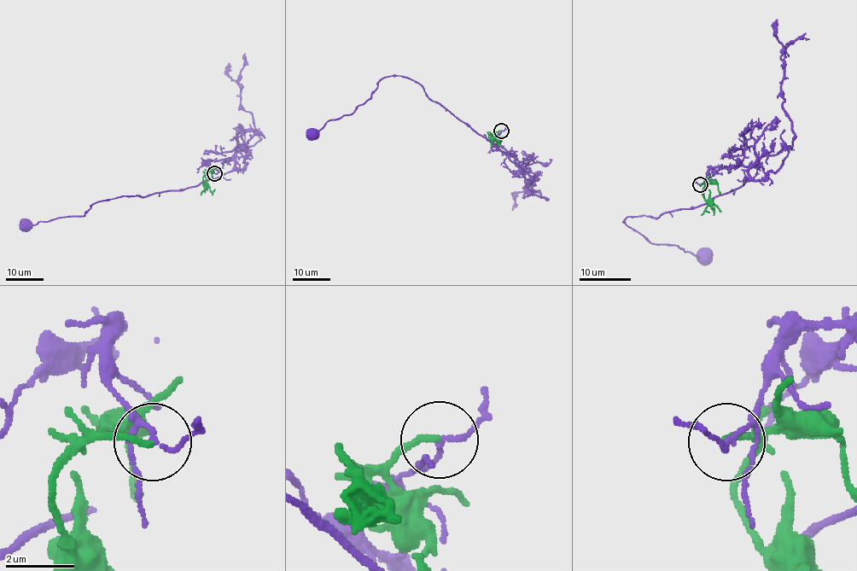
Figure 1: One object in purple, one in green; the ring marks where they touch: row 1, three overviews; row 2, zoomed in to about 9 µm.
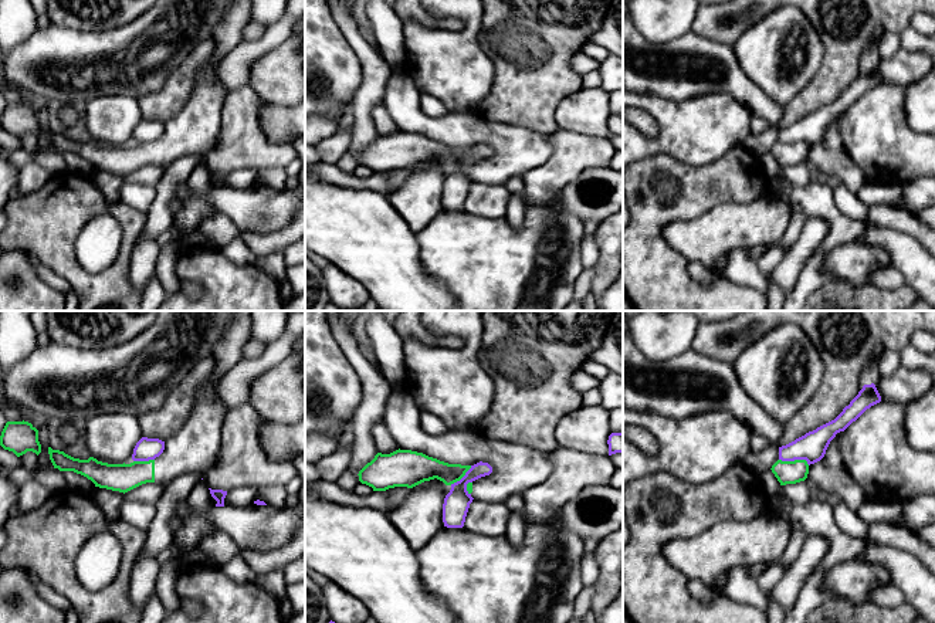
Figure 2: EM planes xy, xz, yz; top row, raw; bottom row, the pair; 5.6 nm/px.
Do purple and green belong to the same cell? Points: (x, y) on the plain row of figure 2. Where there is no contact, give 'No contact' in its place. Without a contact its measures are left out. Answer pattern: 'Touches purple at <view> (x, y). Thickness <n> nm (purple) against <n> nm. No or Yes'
Touches purple at yz (795, 141). Thickness 160 nm (purple) against 130 nm. No

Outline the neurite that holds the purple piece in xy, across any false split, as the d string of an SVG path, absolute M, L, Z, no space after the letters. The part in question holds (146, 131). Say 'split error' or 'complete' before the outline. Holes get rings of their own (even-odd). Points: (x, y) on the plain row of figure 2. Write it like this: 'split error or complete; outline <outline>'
complete; outline M142 119L133 131L132 142L133 143L155 142L163 135L163 132L165 132L165 123L159 121Z

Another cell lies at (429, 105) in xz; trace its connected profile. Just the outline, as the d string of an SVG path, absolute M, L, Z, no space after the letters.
M421 94L420 97L420 109L424 115L430 118L438 118L448 114L447 108L441 101L426 94Z

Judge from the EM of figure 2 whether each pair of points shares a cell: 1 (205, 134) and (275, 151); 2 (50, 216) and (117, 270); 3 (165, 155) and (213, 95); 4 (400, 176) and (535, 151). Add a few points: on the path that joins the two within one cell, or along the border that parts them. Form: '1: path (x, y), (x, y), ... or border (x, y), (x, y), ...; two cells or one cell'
1: border (224, 105), (223, 146), (212, 151), (203, 159); two cells
2: path (51, 240), (58, 256), (83, 280), (92, 280); one cell
3: path (176, 141), (202, 115), (203, 109); one cell
4: border (409, 169), (389, 169), (385, 173); two cells

